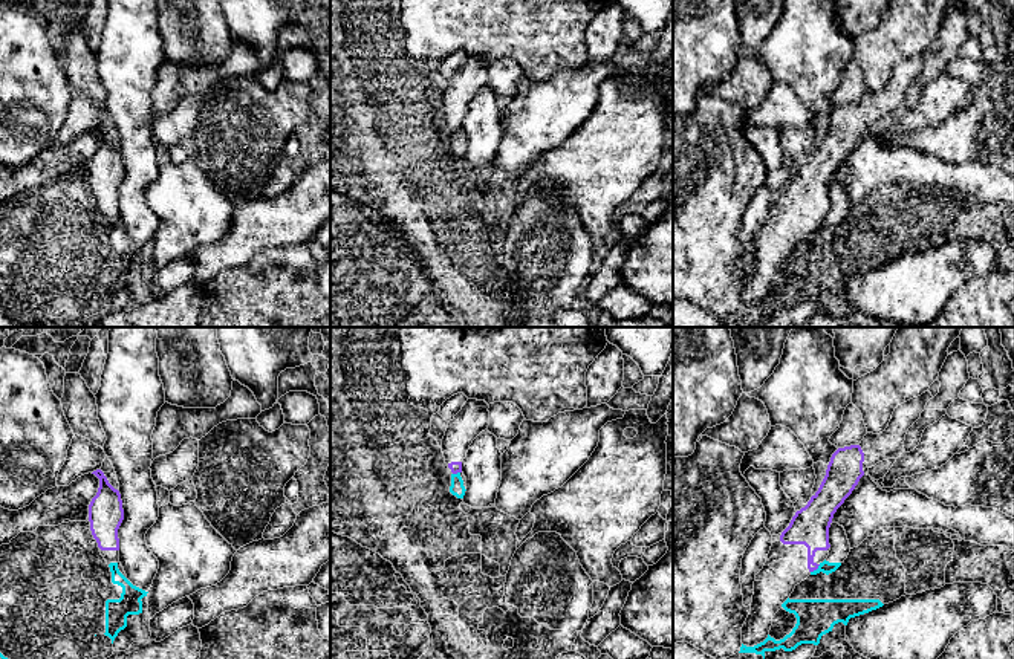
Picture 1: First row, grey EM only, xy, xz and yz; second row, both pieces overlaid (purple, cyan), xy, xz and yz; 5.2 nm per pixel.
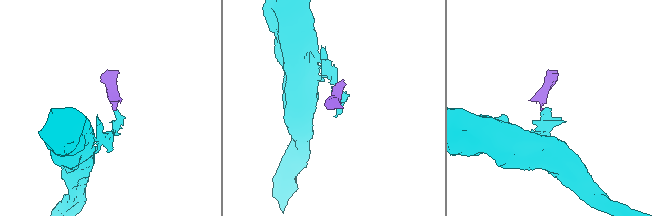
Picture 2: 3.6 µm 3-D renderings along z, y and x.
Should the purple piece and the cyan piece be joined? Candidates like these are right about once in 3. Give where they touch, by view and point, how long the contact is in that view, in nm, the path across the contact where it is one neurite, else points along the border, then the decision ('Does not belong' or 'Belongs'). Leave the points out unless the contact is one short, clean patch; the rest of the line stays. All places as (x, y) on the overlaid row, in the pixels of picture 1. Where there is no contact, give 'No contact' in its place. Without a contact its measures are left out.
Touches purple at yz (815, 569). Shared border 70 nm. Boundary: yz (820, 564), (811, 572). Does not belong

